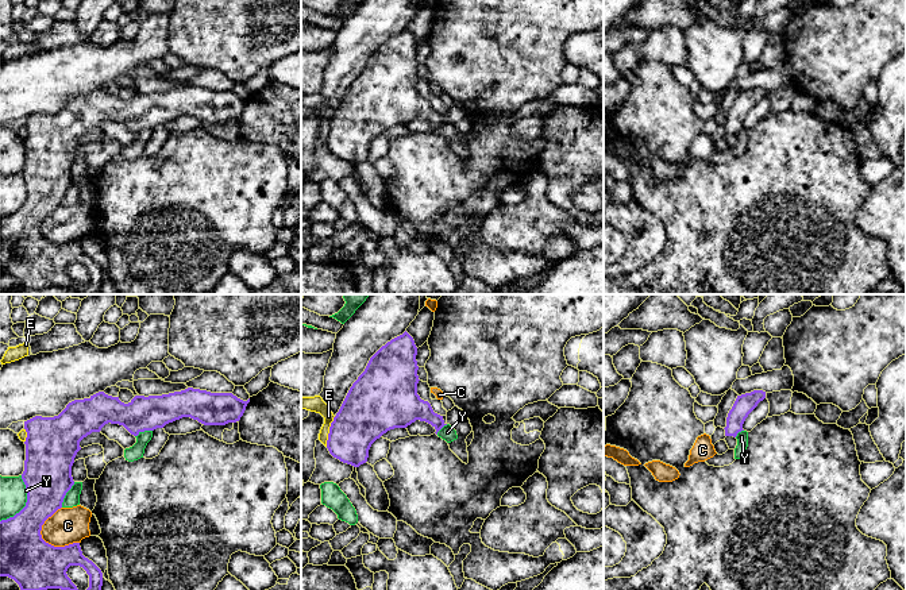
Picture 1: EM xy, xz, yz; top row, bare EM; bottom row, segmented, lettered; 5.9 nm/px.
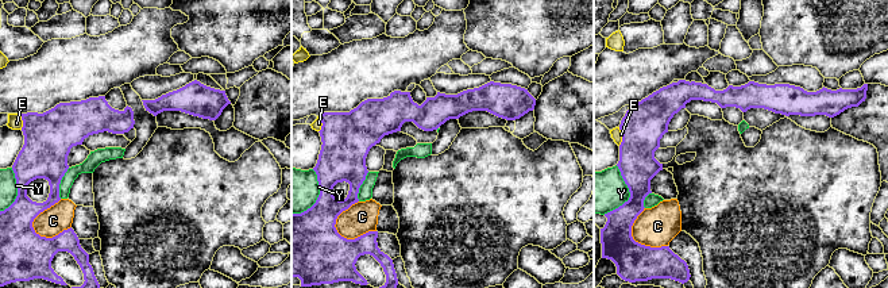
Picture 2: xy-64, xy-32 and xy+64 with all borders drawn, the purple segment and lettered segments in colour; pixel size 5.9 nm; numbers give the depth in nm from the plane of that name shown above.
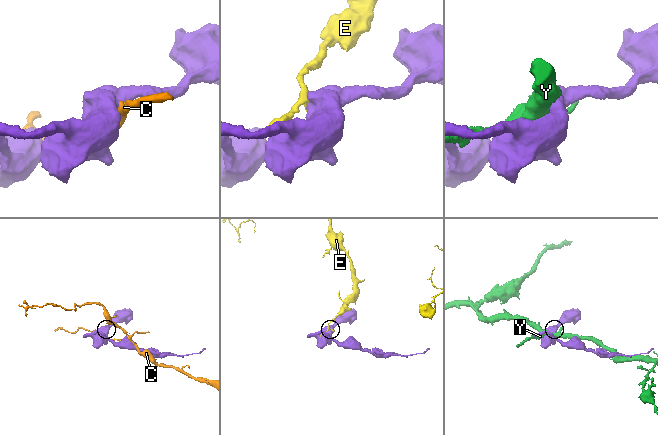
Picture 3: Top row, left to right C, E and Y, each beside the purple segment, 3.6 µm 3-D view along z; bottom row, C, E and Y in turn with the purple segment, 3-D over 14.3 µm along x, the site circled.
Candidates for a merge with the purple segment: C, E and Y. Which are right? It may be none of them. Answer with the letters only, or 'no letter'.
no letter

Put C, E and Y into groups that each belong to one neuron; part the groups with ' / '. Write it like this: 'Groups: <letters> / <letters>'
Groups: C / E / Y

